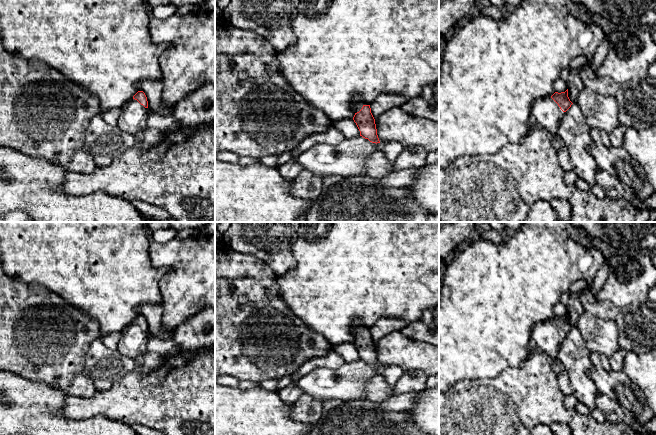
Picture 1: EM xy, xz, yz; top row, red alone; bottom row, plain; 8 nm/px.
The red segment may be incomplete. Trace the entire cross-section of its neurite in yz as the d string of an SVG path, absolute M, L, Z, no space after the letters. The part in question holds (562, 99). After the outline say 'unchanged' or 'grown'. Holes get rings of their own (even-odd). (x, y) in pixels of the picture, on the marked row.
M568 89L535 101L531 109L529 127L539 127L547 133L556 135L564 113L572 104L568 97Z; grown

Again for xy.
M138 91L122 108L117 127L134 135L146 128L148 101L143 91Z; grown

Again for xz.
M354 98L353 109L355 111L353 120L360 131L360 136L372 143L380 143L370 105L364 105L357 98Z; grown

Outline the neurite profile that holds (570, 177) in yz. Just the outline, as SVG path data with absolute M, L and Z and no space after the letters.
M574 171L564 172L564 181L568 186L575 185L575 182L578 178L579 177Z

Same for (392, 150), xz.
M389 141L382 145L382 152L388 161L394 162L404 151L405 147L399 142Z

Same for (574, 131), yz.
M573 103L564 112L557 135L563 140L569 152L573 171L591 187L597 183L596 171L598 167L589 152L589 146L593 142L590 130L578 104Z

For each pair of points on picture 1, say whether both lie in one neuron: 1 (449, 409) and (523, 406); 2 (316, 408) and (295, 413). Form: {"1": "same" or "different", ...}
{"1": "same", "2": "same"}

